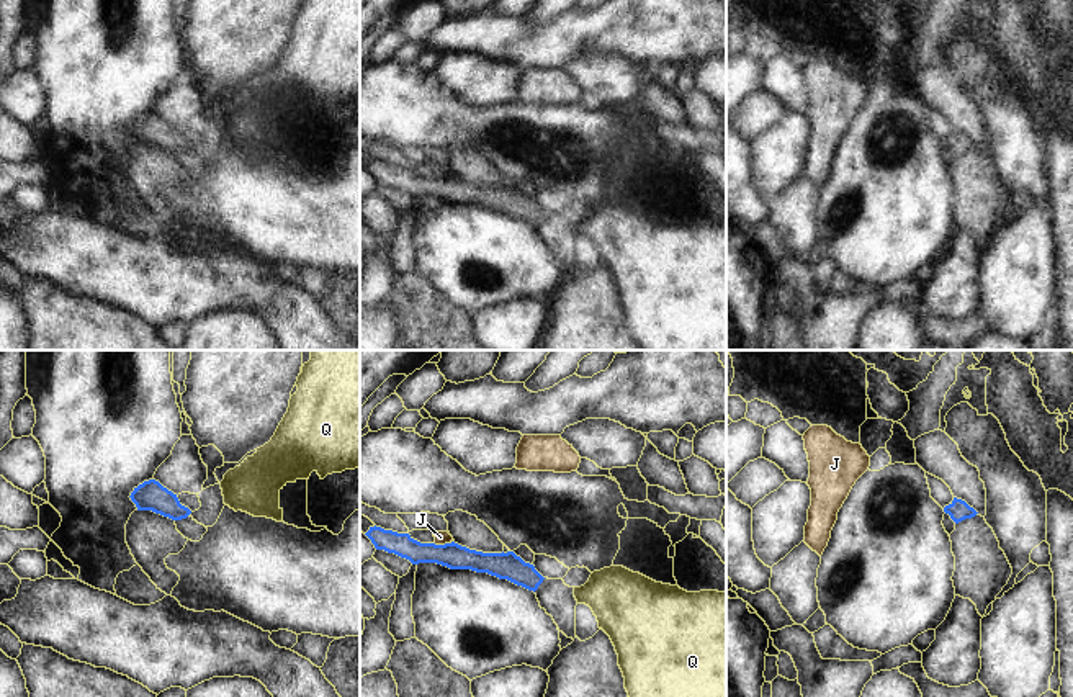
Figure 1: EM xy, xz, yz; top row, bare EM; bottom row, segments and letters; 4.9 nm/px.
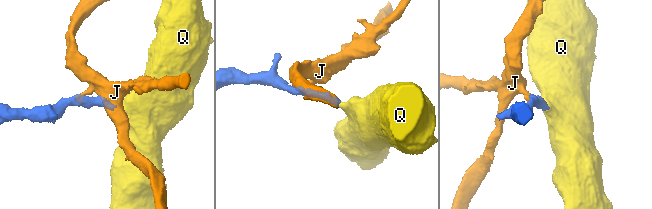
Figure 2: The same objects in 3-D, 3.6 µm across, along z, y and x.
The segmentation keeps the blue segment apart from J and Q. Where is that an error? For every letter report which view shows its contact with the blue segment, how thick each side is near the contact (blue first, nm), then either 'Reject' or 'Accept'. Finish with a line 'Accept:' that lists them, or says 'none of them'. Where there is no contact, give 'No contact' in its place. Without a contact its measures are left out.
J: Touches blue in xz. Thickness 130 nm (blue) against 60 nm. Reject
Q: Touches blue in xy. Thickness 150 nm (blue) against 20 nm. Accept
Accept: Q

